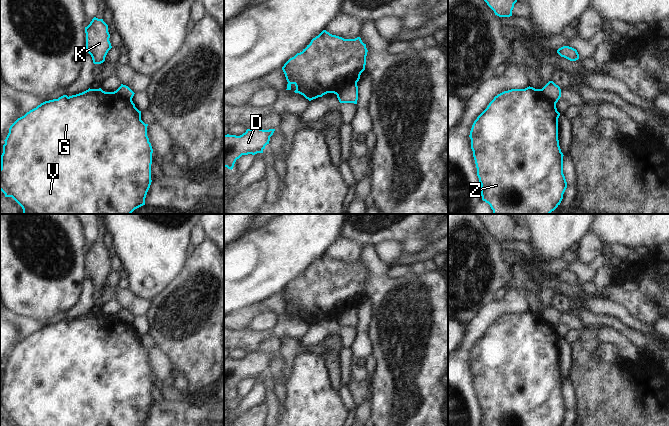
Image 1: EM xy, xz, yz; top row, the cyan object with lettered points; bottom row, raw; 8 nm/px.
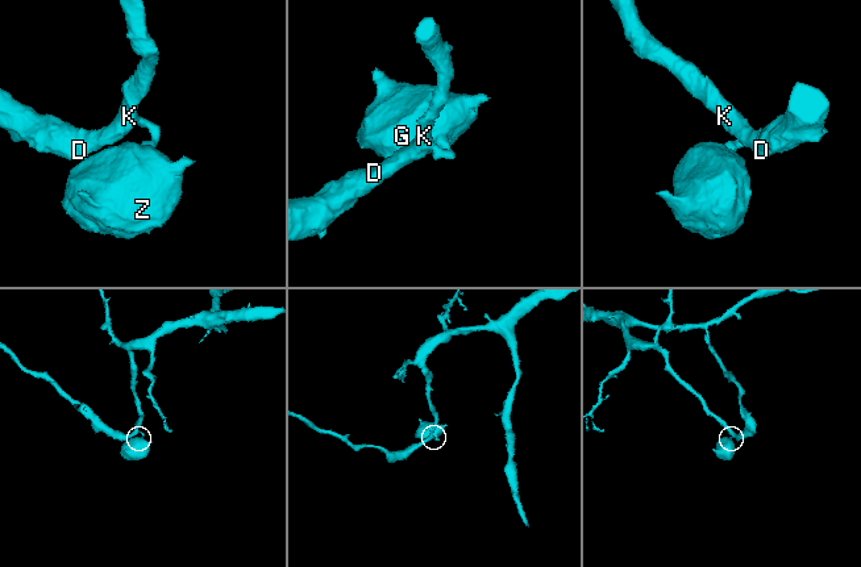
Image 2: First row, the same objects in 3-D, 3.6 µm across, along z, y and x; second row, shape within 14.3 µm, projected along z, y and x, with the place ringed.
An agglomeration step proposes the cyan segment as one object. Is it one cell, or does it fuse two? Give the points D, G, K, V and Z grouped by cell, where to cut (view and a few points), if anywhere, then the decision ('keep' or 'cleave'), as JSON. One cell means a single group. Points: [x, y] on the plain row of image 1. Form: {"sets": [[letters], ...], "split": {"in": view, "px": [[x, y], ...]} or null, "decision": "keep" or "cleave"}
{"sets": [["D", "K"], ["G", "V", "Z"]], "split": {"in": "xz", "px": [[356, 306], [344, 309], [336, 318]]}, "decision": "cleave"}

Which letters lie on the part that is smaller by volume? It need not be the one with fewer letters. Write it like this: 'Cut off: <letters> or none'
Cut off: G, V, Z

